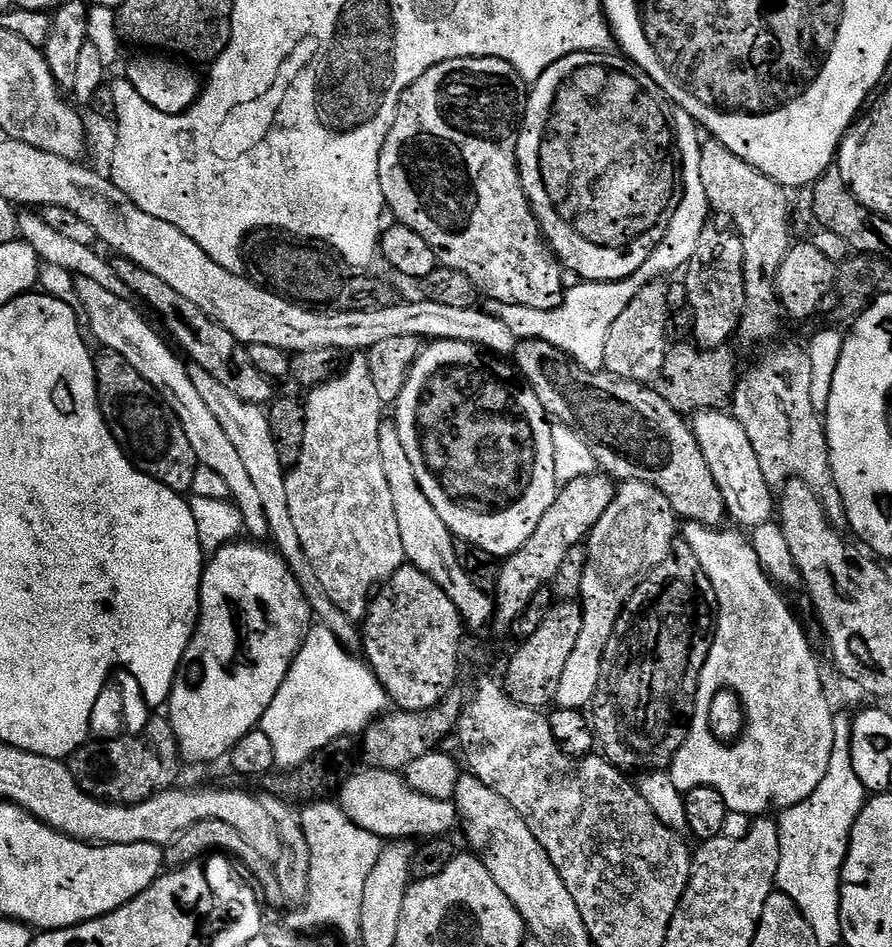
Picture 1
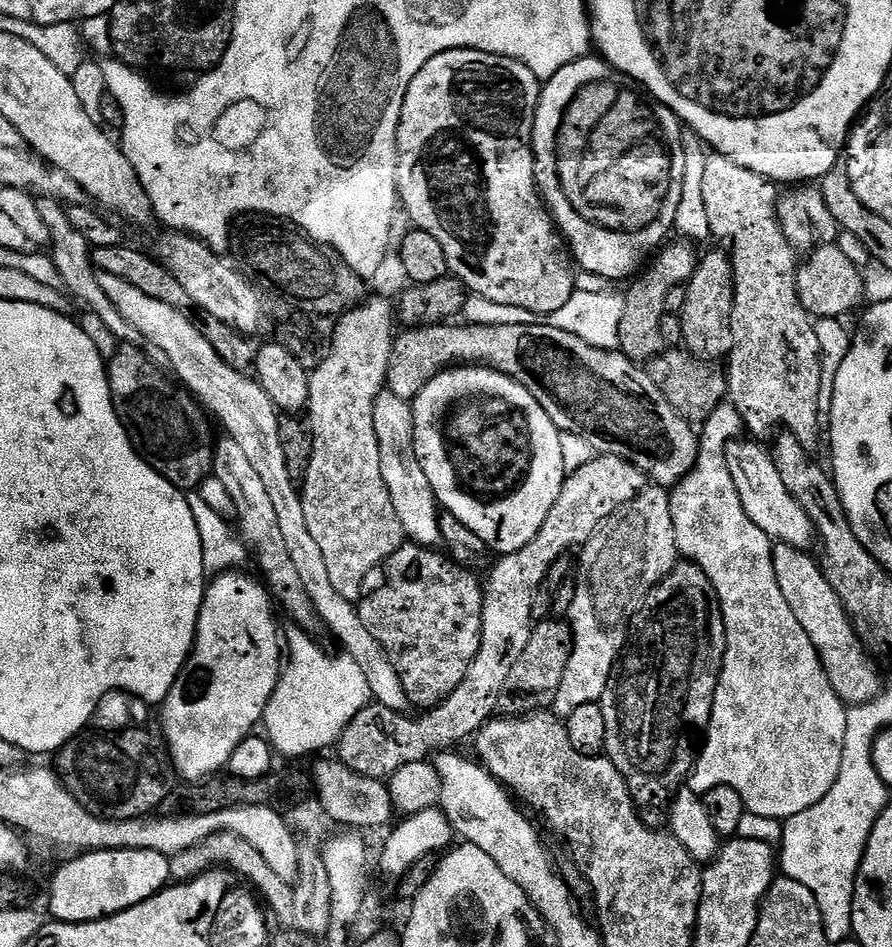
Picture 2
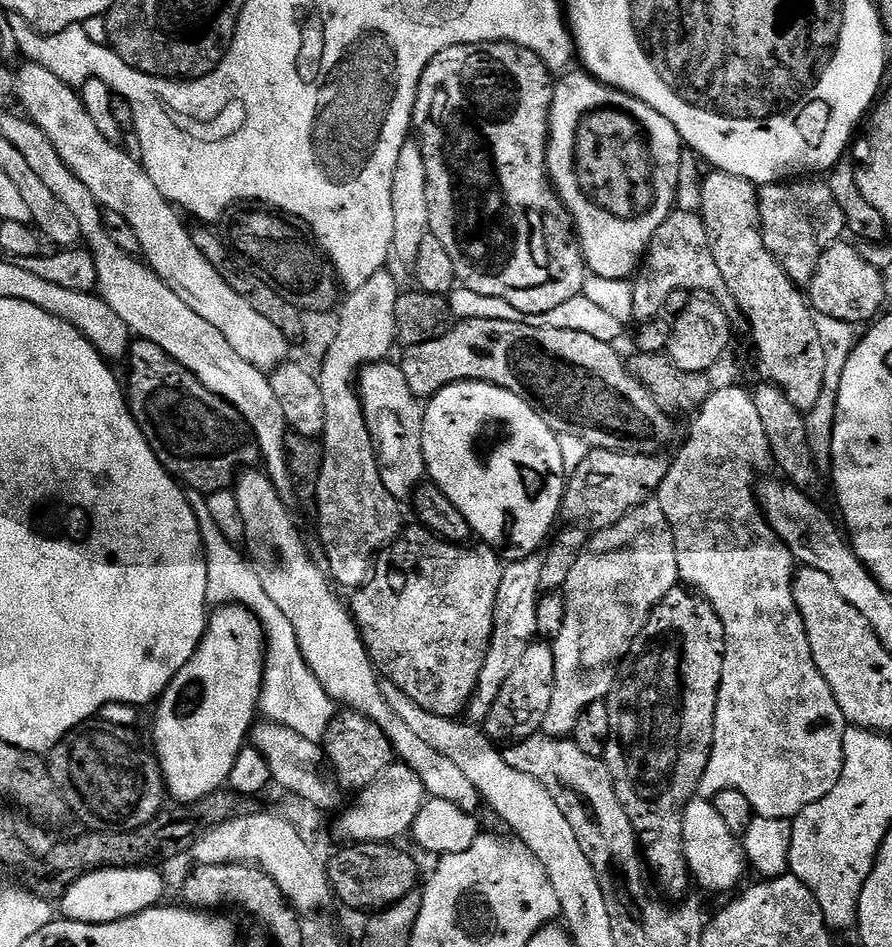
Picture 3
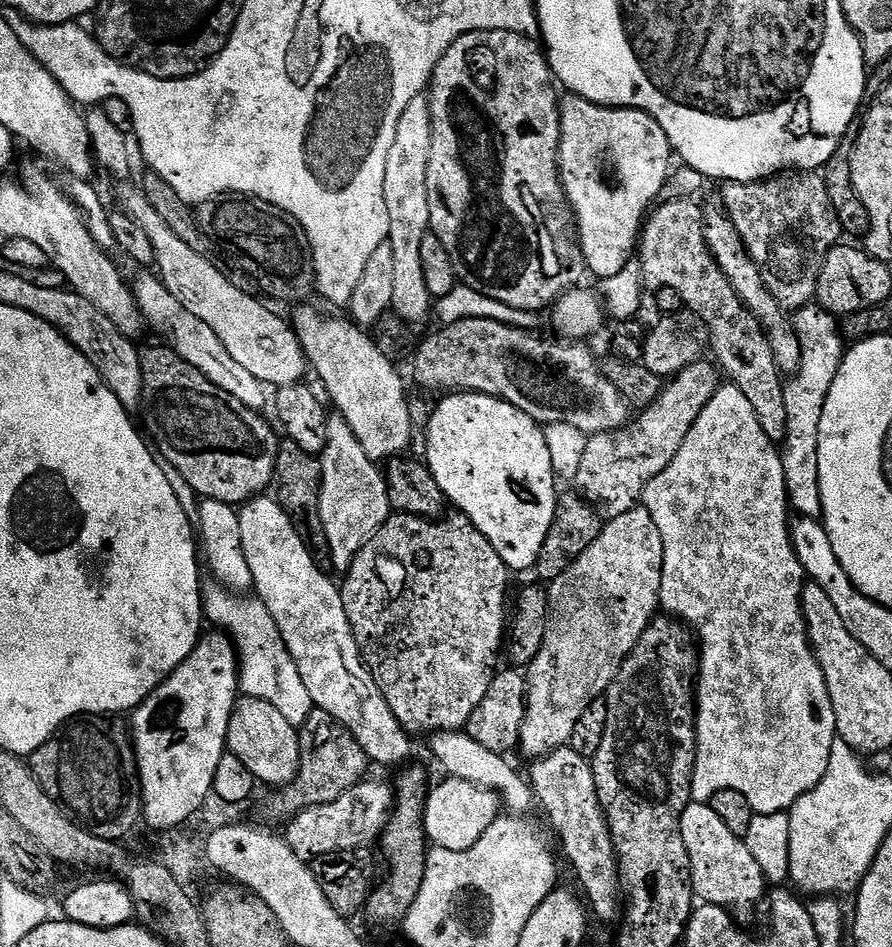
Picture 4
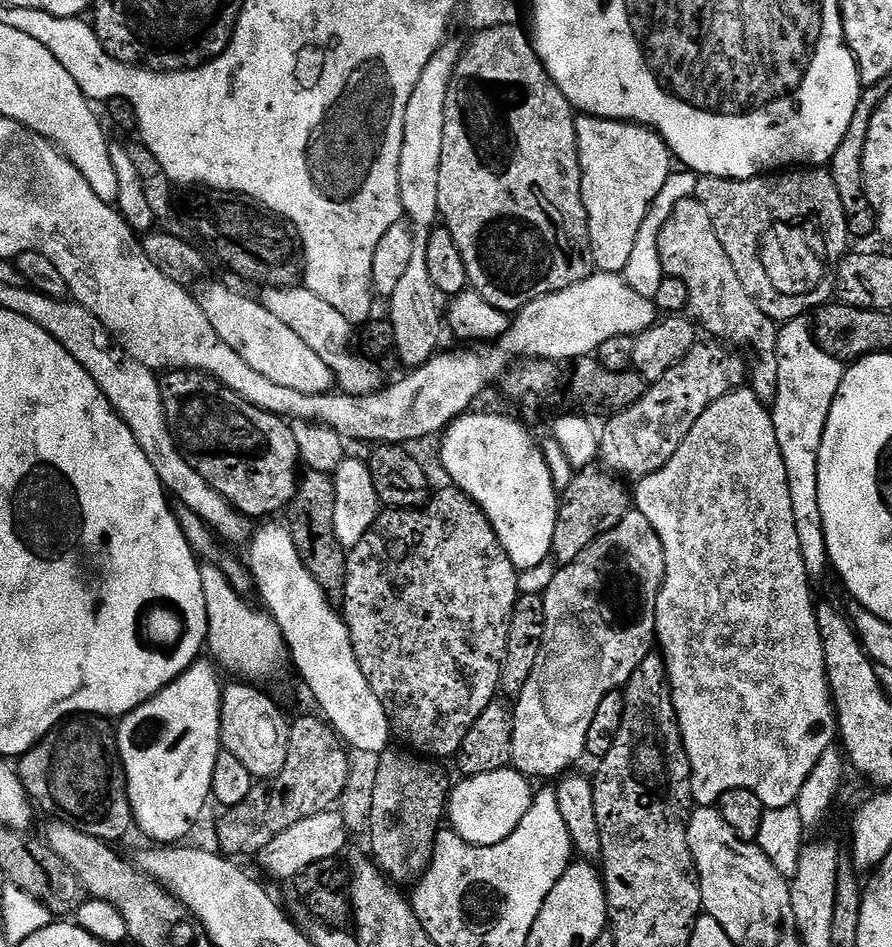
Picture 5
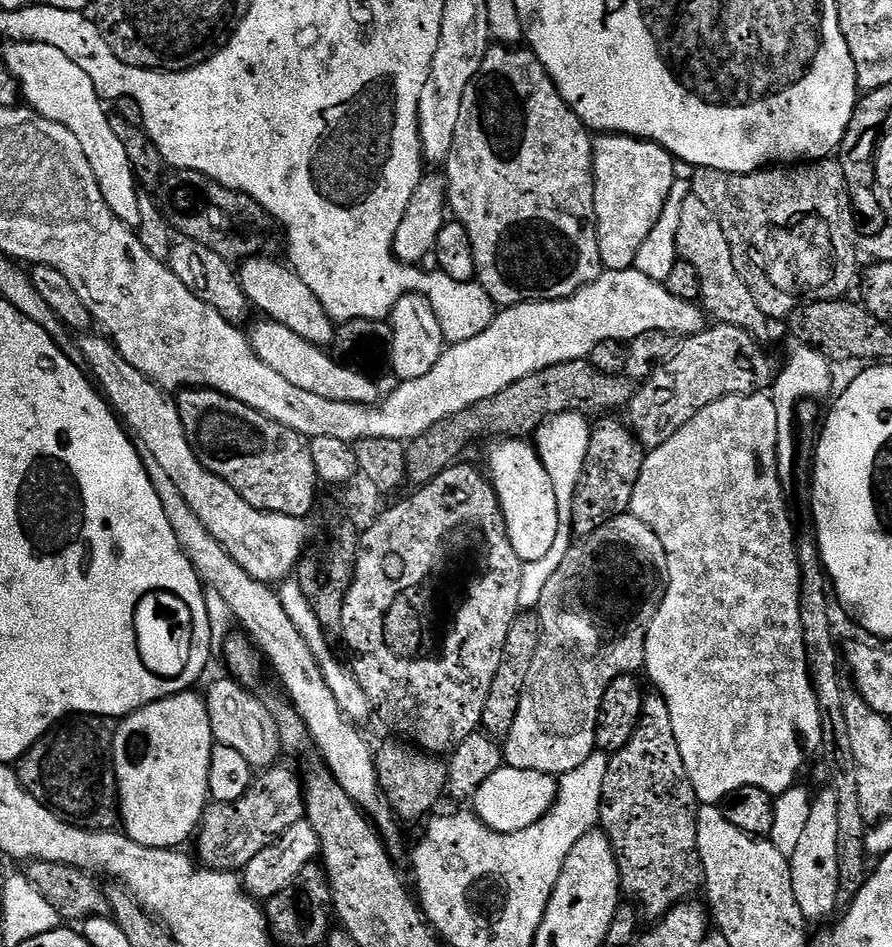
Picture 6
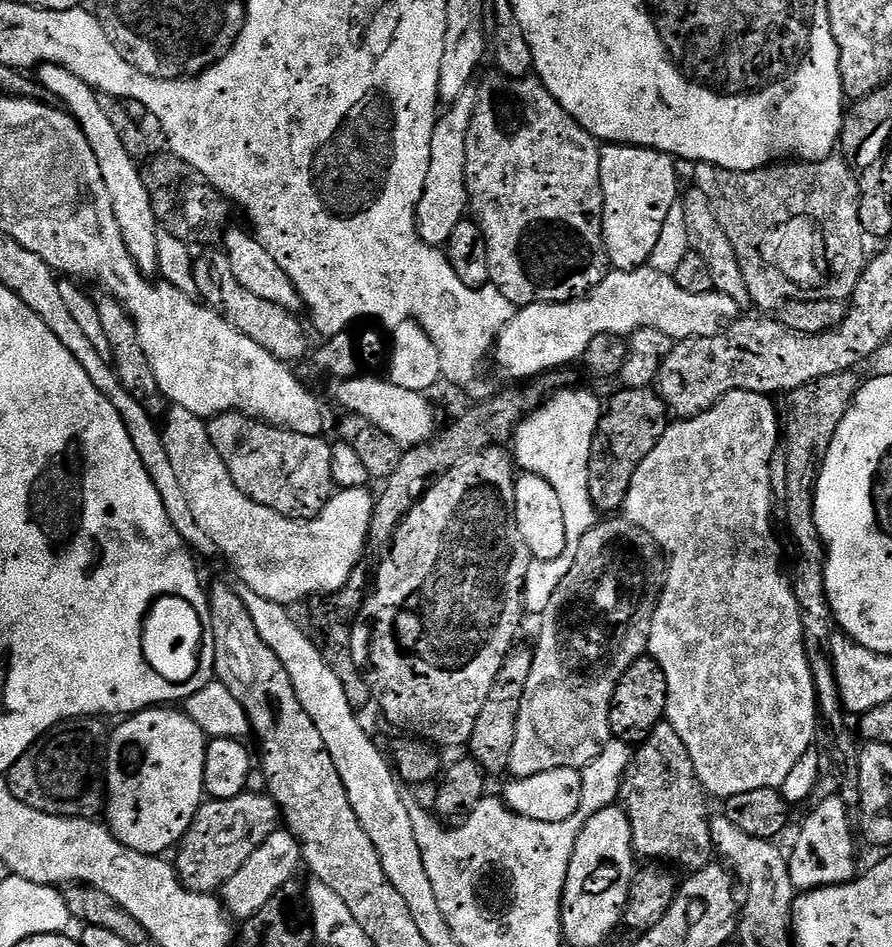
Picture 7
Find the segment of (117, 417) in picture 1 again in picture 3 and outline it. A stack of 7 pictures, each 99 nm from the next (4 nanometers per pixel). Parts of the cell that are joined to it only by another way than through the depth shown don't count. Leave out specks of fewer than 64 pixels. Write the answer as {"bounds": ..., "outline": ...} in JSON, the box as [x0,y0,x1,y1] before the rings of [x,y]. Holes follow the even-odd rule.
{"bounds":[126,338,261,494],"outline":[[[139,338],[133,339],[127,359],[132,360],[128,384],[126,380],[126,399],[132,417],[138,422],[150,450],[156,452],[160,465],[168,469],[173,477],[179,478],[188,488],[205,494],[222,492],[233,487],[241,470],[251,469],[255,465],[252,463],[261,459],[259,446],[235,406],[218,394],[211,393],[186,366],[166,354],[161,346]]]}

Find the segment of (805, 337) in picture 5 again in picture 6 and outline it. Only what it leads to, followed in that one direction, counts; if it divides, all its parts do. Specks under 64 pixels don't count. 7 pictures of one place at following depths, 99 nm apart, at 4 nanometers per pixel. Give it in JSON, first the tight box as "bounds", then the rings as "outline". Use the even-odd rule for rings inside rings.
{"bounds":[770,339,832,472],"outline":[[[789,339],[788,357],[784,360],[784,369],[777,371],[774,383],[770,388],[770,395],[774,402],[774,410],[778,410],[778,466],[785,472],[792,472],[796,468],[796,436],[792,433],[792,424],[797,423],[796,410],[803,400],[823,401],[823,396],[831,397],[832,368],[827,356],[818,350],[806,346],[800,340]]]}

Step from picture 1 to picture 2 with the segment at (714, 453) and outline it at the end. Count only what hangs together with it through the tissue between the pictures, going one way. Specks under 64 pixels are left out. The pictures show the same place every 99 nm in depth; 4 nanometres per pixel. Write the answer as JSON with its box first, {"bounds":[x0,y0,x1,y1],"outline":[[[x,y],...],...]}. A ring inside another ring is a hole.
{"bounds":[725,438,817,549],"outline":[[[737,438],[725,450],[726,466],[734,480],[734,490],[742,500],[742,510],[750,514],[750,522],[758,526],[773,542],[789,544],[795,548],[811,549],[817,539],[812,519],[802,510],[797,493],[790,487],[785,473],[778,470],[775,459],[759,448],[759,443],[748,438]]]}

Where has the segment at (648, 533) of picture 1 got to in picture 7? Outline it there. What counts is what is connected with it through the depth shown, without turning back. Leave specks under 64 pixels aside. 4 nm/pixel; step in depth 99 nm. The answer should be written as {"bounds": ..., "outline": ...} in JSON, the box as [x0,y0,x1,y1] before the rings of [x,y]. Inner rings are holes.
{"bounds":[508,518,668,778],"outline":[[[623,518],[597,522],[590,534],[578,542],[573,556],[576,557],[567,565],[566,578],[562,578],[554,598],[550,598],[550,606],[539,617],[540,637],[534,643],[530,678],[524,683],[522,710],[516,715],[514,750],[508,767],[516,778],[559,768],[583,770],[602,754],[612,736],[610,706],[616,684],[629,666],[647,653],[656,601],[668,577],[668,566],[659,546],[641,528]]]}

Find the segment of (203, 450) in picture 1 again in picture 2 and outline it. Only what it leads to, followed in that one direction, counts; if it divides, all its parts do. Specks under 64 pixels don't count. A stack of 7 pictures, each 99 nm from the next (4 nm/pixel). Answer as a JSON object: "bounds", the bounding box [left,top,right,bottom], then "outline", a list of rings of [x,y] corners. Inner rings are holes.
{"bounds":[37,198,318,626],"outline":[[[51,198],[37,199],[37,206],[39,217],[49,227],[50,255],[54,265],[58,268],[58,273],[61,274],[67,295],[73,301],[81,300],[100,319],[101,326],[110,335],[117,336],[117,341],[140,344],[142,340],[140,332],[130,322],[123,320],[118,308],[114,306],[113,302],[110,302],[110,298],[103,292],[102,286],[99,284],[98,273],[92,267],[90,245],[86,242],[86,238],[82,238],[82,234],[78,234],[78,230],[74,230],[74,226],[70,224],[68,208],[61,201]],[[229,438],[223,440],[221,444],[219,441],[215,445],[212,454],[212,476],[220,480],[222,486],[226,486],[227,492],[230,493],[236,511],[238,531],[244,537],[249,553],[254,557],[254,564],[256,560],[257,566],[260,567],[259,575],[278,601],[279,607],[283,611],[285,608],[296,619],[293,621],[297,625],[312,626],[308,624],[316,624],[318,617],[302,586],[302,578],[298,578],[298,569],[295,568],[294,561],[290,558],[290,550],[286,550],[286,541],[282,539],[282,530],[278,527],[277,511],[270,502],[265,484],[262,483],[260,475],[257,475],[257,471],[249,463],[248,456],[237,442]]]}

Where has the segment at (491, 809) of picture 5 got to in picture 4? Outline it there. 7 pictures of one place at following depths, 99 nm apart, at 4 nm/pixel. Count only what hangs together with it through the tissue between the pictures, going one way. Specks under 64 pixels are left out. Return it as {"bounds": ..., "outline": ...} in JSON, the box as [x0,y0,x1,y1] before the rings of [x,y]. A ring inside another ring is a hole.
{"bounds":[424,778,502,850],"outline":[[[444,778],[428,794],[424,808],[424,833],[437,848],[470,850],[486,834],[488,827],[501,815],[502,800],[489,788],[479,788],[474,782]]]}

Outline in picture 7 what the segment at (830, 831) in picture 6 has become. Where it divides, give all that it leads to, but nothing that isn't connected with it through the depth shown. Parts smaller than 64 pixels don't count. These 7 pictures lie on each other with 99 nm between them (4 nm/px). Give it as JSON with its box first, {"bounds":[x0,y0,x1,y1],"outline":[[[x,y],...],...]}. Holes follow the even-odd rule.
{"bounds":[788,794,856,891],"outline":[[[838,794],[824,799],[803,822],[794,842],[792,852],[788,854],[788,869],[791,884],[797,891],[812,891],[830,885],[848,883],[855,879],[856,846],[854,844],[854,826],[848,816],[849,805]]]}

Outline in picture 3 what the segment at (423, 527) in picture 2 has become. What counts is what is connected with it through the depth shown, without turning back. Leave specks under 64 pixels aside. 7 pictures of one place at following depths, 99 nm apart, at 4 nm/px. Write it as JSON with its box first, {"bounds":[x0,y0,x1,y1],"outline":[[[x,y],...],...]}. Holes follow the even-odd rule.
{"bounds":[358,362,426,501],"outline":[[[396,362],[364,365],[358,373],[358,395],[372,445],[376,448],[382,482],[395,500],[407,501],[407,496],[409,499],[415,493],[426,476],[422,454],[424,410],[421,401],[417,400],[410,386],[406,386],[406,376]]]}

